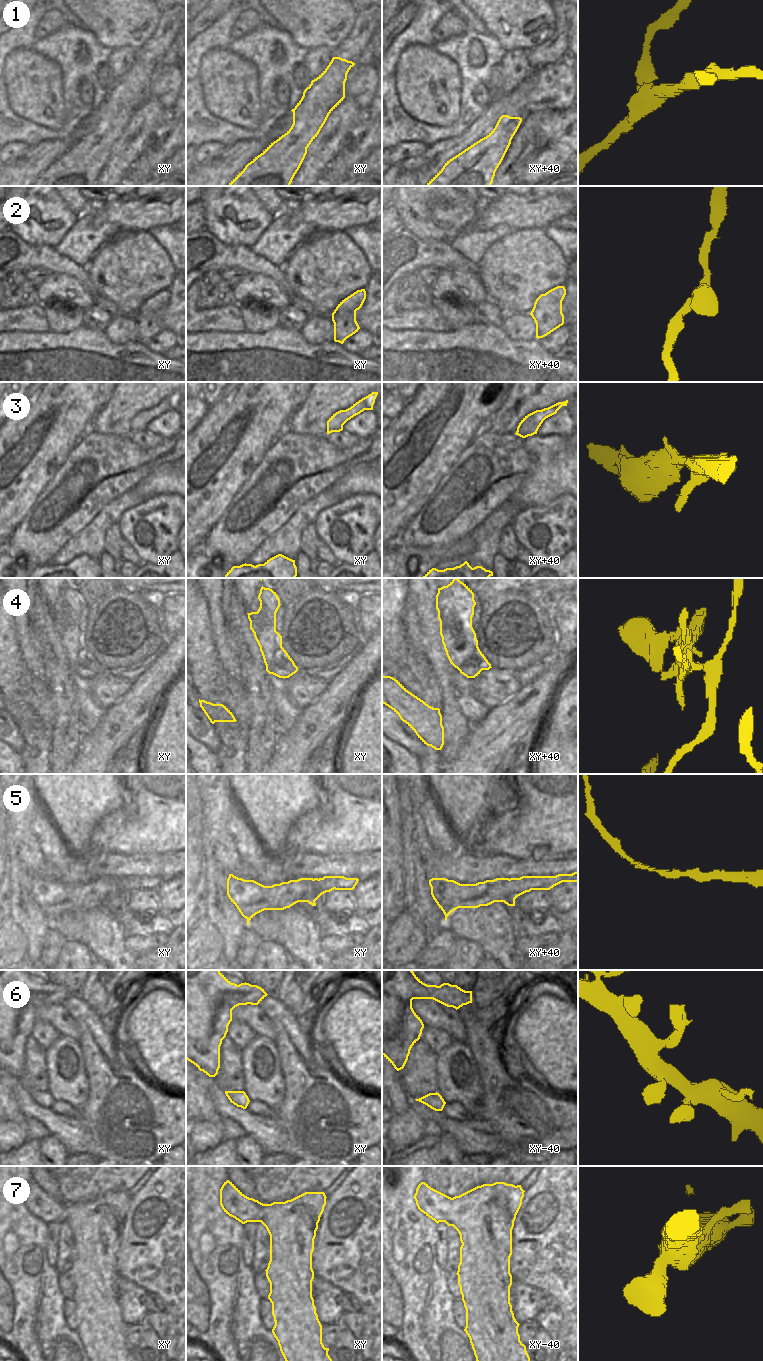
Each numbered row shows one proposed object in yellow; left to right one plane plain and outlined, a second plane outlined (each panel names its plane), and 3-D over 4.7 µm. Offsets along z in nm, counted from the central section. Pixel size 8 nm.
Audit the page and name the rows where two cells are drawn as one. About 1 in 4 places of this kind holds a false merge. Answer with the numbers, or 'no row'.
4

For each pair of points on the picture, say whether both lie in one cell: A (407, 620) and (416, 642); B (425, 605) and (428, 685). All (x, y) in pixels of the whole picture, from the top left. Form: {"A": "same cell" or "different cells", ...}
{"A": "same cell", "B": "same cell"}

